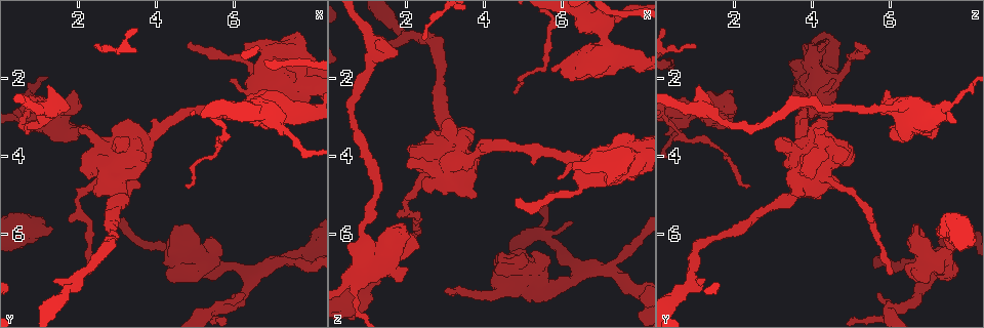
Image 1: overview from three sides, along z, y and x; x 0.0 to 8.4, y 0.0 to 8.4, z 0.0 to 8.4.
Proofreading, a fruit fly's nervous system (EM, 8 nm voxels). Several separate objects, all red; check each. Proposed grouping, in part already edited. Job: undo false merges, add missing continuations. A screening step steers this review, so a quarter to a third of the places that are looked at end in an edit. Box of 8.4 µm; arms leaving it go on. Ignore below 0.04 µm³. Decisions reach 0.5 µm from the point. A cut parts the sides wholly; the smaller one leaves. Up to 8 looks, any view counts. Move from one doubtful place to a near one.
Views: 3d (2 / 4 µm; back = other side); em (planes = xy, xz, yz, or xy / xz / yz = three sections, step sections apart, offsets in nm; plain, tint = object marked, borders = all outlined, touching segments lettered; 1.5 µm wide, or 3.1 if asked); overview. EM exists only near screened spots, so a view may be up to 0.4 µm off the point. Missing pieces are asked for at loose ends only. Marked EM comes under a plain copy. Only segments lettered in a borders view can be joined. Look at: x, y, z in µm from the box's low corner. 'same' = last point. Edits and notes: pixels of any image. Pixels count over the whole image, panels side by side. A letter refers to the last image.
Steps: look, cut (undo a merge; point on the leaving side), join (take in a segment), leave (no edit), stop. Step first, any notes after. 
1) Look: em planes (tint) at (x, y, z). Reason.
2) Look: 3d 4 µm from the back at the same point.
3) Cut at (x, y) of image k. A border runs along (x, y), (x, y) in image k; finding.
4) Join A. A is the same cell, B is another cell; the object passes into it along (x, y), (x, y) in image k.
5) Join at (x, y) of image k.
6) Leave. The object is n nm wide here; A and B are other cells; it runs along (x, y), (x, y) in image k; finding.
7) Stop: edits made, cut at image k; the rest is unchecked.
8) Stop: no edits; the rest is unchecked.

Look: em xz step 4 (borders) at (4.80, 4.75, 2.40). Long arm stops here.

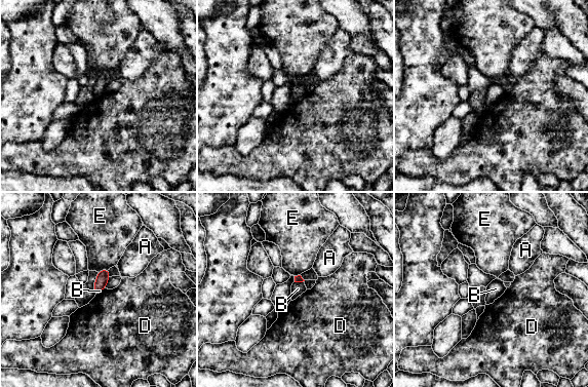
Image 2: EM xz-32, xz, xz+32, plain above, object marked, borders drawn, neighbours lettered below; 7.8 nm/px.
Look: em planes (borders) at the same point. Another direction.

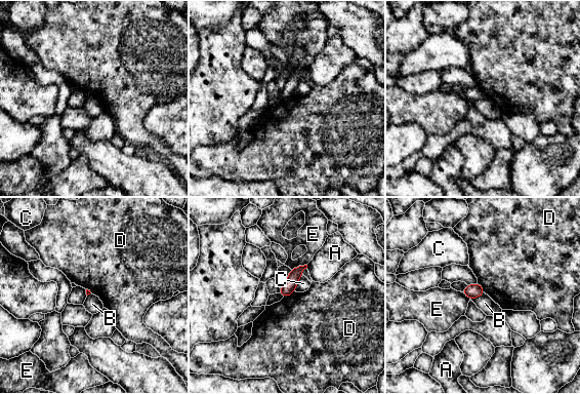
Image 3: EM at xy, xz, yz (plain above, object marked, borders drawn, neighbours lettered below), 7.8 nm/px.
Leave. The longest contact is with E, 140 nm; A, B, C, D and E are other cells; none of them fits.

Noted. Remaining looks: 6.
Look: em planes (borders) at (1.30, 5.85, 7.20). Branch stops here.

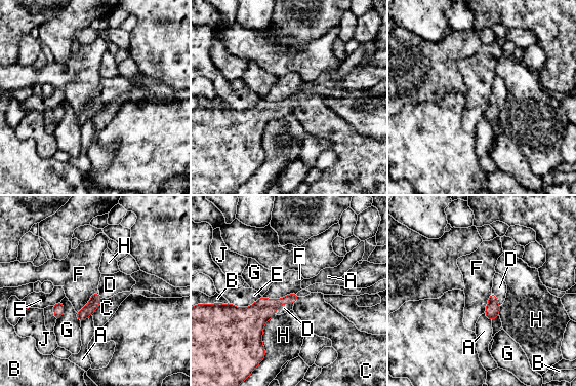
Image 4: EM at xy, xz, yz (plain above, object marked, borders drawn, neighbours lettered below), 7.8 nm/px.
Join D. D is the same cell, A, B, C, E, F, G, H and J are other cells; the object passes into it along (254, 317), (282, 304), (284, 308) in image 4; it goes on there.

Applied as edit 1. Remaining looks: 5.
Look: overview. See it whole again.

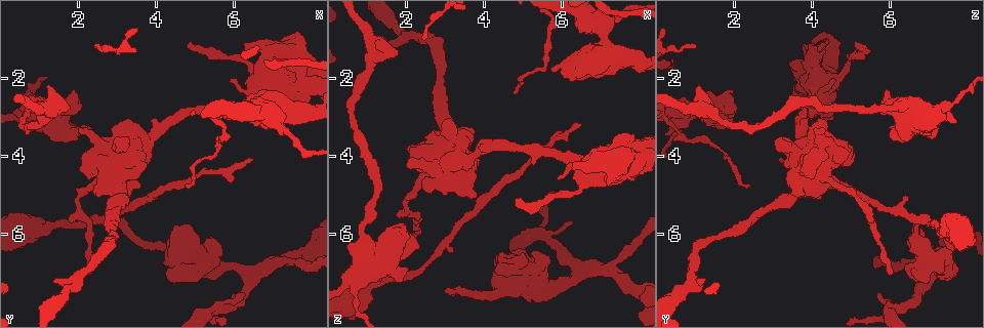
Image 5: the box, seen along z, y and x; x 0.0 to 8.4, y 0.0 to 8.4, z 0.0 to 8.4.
Look: em planes (borders) at (3.20, 5.00, 6.40). Tapers out.

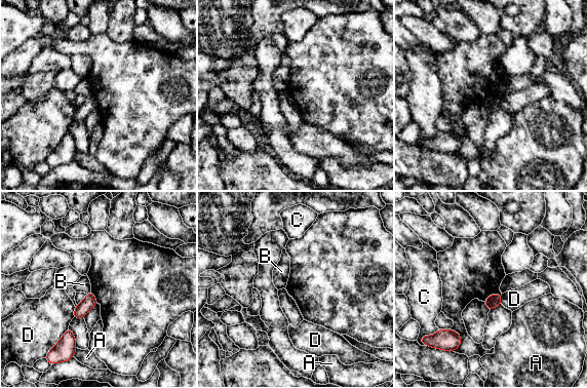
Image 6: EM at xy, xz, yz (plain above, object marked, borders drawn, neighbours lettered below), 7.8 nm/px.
Leave. The object is 100 nm wide here; A, B, C and D are other cells; a border runs along (90, 290), (86, 294) in image 6; none of them fits.

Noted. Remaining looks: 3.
Look: 3d 2 µm at (0.75, 2.70, 7.60). Sudden change in width.

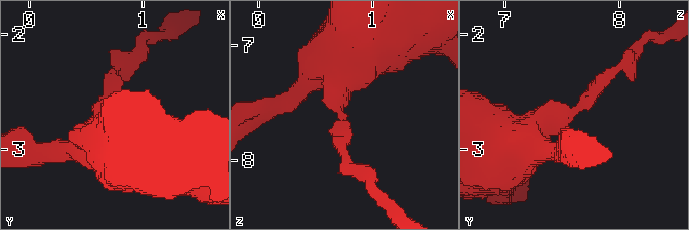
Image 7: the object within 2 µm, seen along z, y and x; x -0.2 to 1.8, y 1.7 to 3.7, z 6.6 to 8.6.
Look: em planes (borders) at (0.68, 2.66, 7.62). Now the EM.

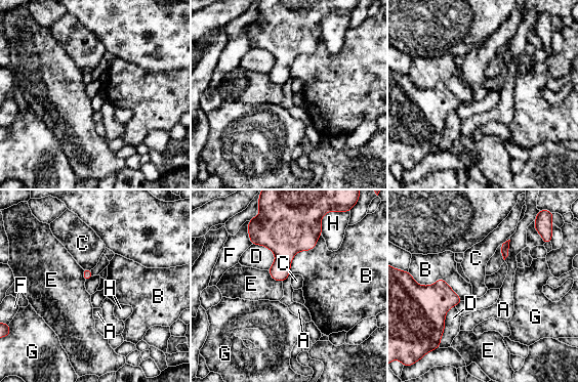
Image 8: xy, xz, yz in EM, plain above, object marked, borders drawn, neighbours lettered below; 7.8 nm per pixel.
Leave. The object is 80 nm wide here; A, B, C, D, E, F, G and H are other cells; a border runs along (266, 270), (274, 279), (282, 283) in image 8; all the same neuron.

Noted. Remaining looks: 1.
Stop: edits made, join at image 4; the rest is unchecked.

